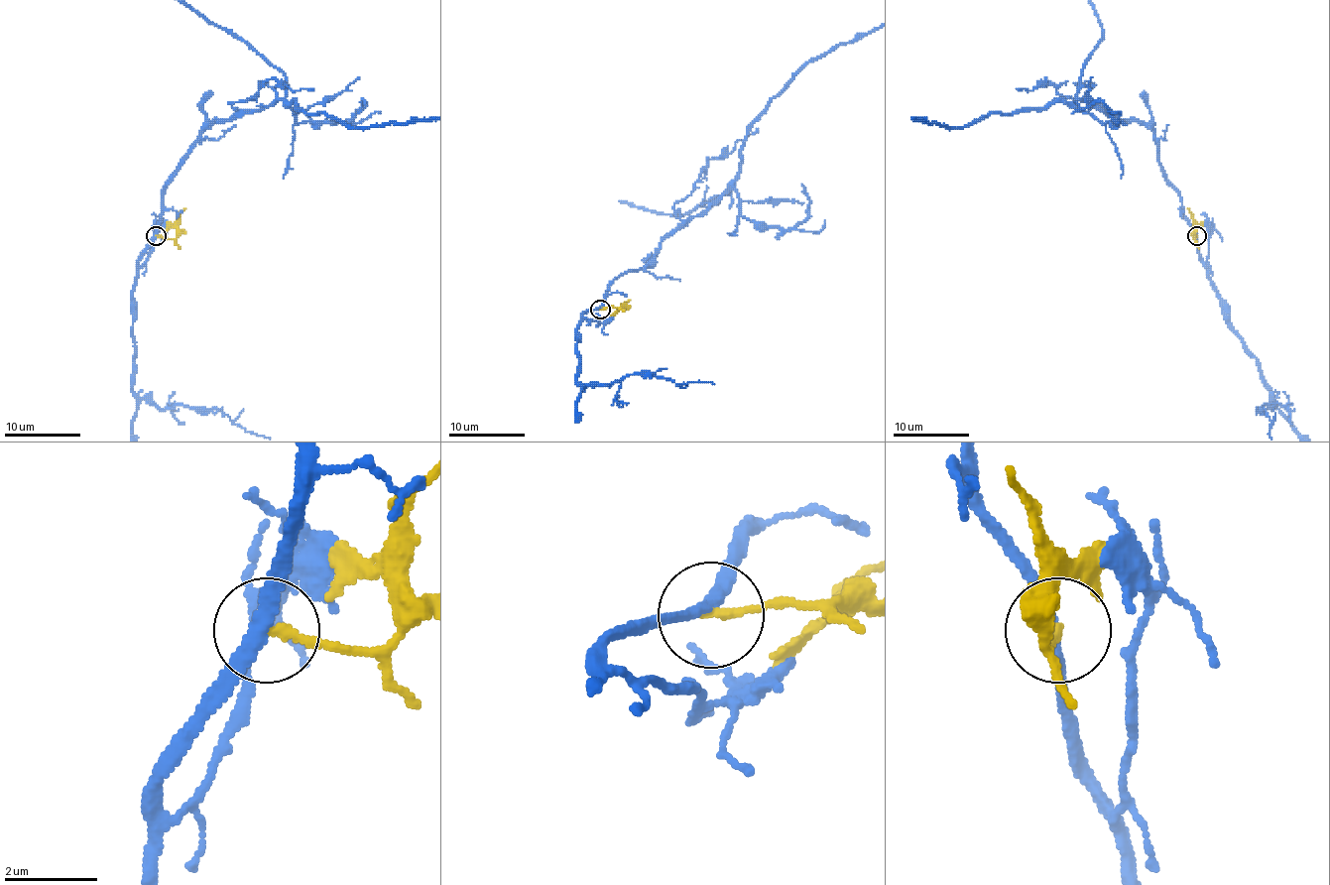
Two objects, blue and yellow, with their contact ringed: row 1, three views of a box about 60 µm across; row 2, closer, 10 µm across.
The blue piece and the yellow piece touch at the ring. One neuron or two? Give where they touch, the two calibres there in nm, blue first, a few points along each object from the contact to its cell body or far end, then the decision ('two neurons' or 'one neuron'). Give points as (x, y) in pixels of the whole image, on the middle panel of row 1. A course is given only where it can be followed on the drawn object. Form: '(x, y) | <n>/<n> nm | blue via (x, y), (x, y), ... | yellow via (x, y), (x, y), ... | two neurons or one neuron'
(600, 309) | 280/190 nm | yellow via (600, 310), (621, 308), (630, 300) | two neurons

